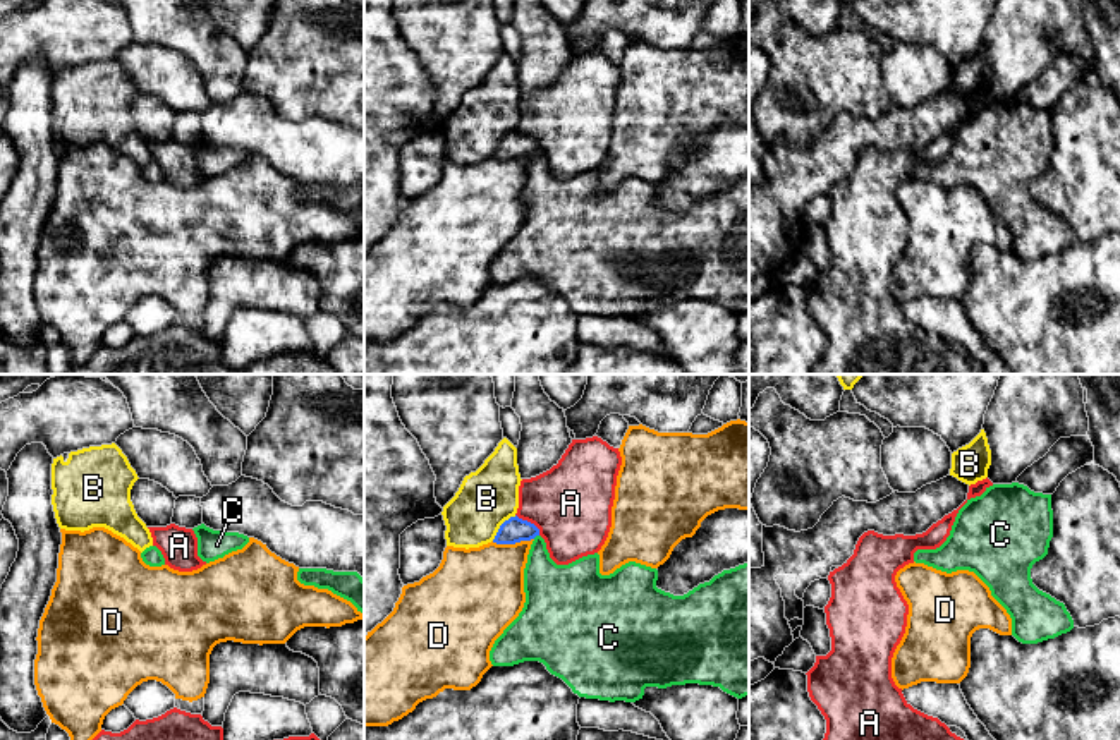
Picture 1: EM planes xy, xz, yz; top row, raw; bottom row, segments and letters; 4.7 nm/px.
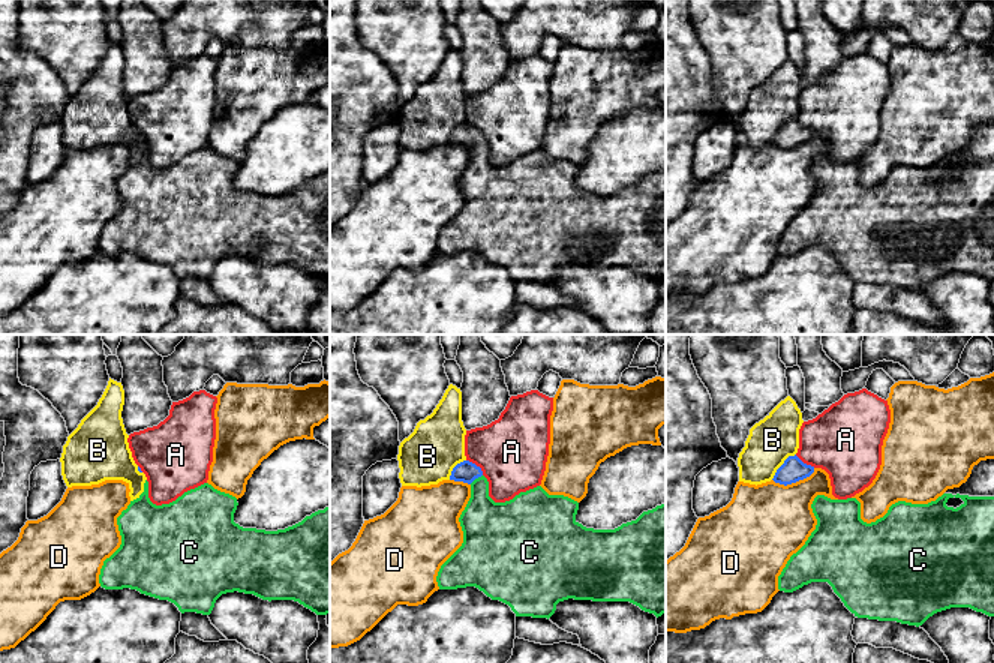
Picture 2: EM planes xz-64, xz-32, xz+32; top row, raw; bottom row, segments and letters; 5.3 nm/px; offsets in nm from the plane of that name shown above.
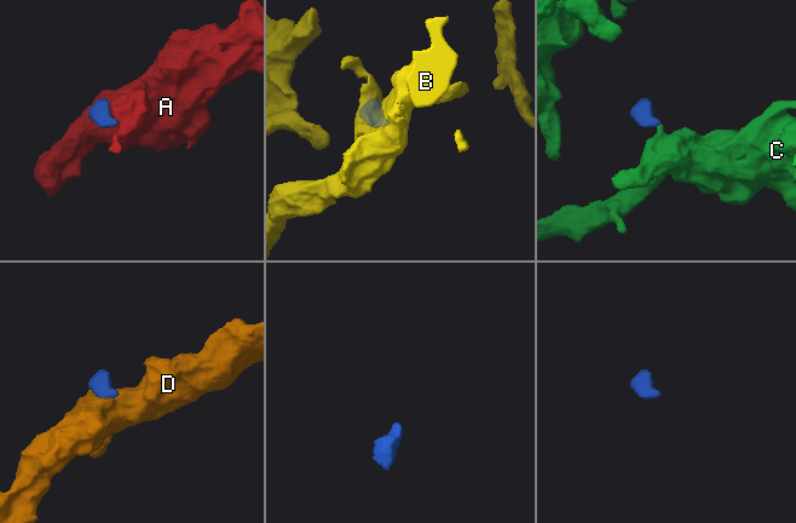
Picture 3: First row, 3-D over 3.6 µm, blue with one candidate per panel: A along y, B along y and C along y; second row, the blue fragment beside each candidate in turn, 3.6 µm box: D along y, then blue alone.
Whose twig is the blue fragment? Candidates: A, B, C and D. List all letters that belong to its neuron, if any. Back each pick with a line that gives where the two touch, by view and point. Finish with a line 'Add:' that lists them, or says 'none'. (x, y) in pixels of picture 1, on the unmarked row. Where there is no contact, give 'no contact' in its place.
C: contact xz (535, 151)
Add: C

